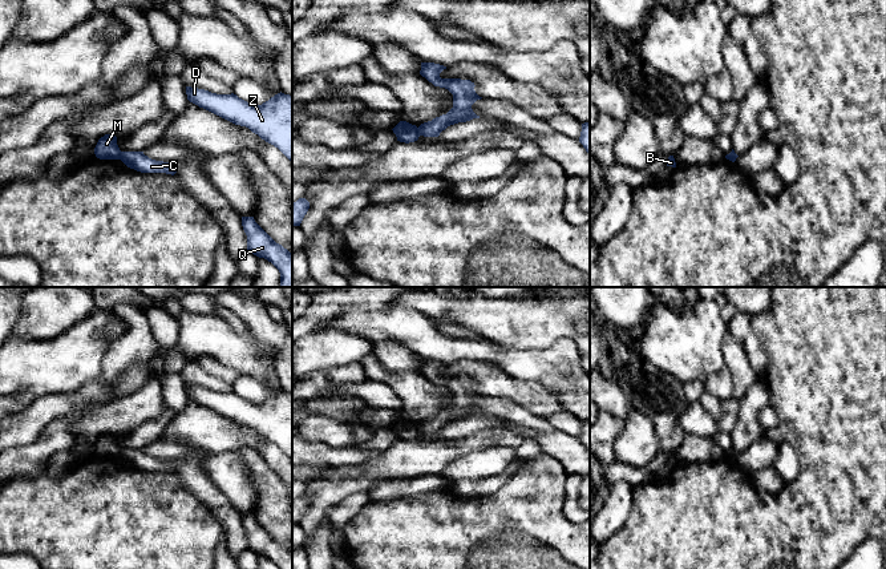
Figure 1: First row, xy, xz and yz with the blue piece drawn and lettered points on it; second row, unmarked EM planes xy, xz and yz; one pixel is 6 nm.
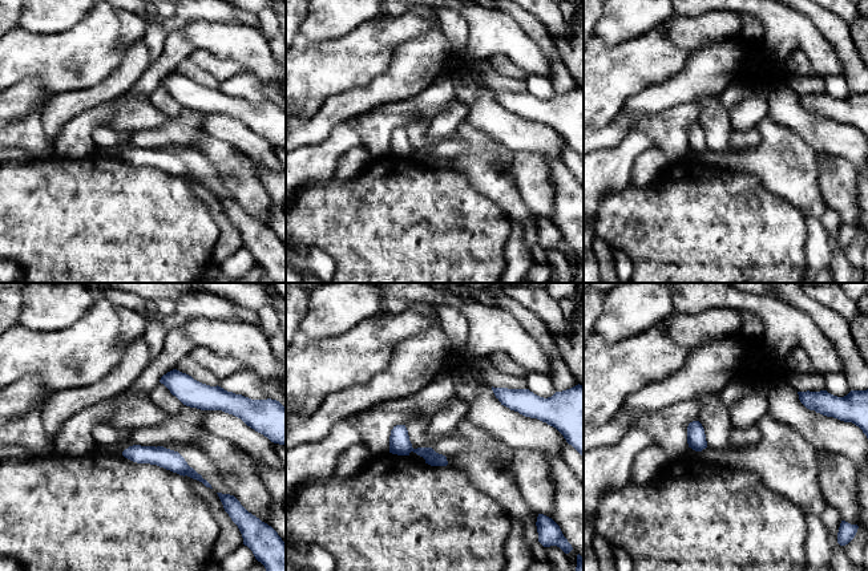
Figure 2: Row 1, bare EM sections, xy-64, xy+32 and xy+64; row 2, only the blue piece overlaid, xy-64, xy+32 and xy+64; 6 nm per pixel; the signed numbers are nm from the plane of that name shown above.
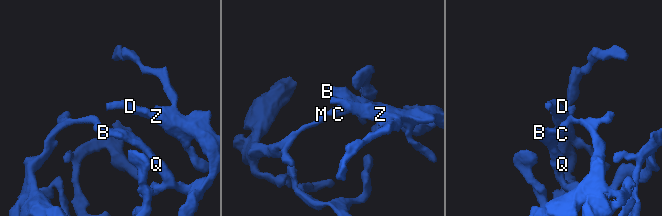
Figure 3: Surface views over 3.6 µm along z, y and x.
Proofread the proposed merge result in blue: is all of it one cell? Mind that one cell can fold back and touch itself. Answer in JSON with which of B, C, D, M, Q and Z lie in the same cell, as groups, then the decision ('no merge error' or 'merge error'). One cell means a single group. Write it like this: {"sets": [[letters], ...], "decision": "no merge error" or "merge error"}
{"sets": [["B", "C", "D", "Q", "Z"], ["M"]], "decision": "merge error"}

